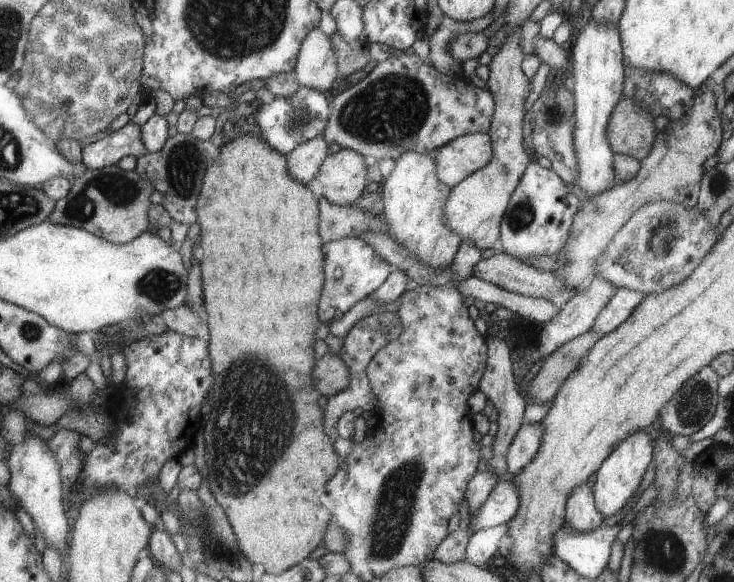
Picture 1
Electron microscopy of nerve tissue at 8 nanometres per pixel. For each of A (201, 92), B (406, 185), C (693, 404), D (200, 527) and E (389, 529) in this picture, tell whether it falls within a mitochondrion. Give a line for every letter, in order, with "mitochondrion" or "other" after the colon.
A: other
B: other
C: mitochondrion
D: mitochondrion
E: mitochondrion

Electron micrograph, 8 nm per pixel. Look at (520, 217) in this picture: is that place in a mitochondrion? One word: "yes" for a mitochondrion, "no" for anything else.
yes

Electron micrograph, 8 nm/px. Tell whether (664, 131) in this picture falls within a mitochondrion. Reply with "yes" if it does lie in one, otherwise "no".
no

